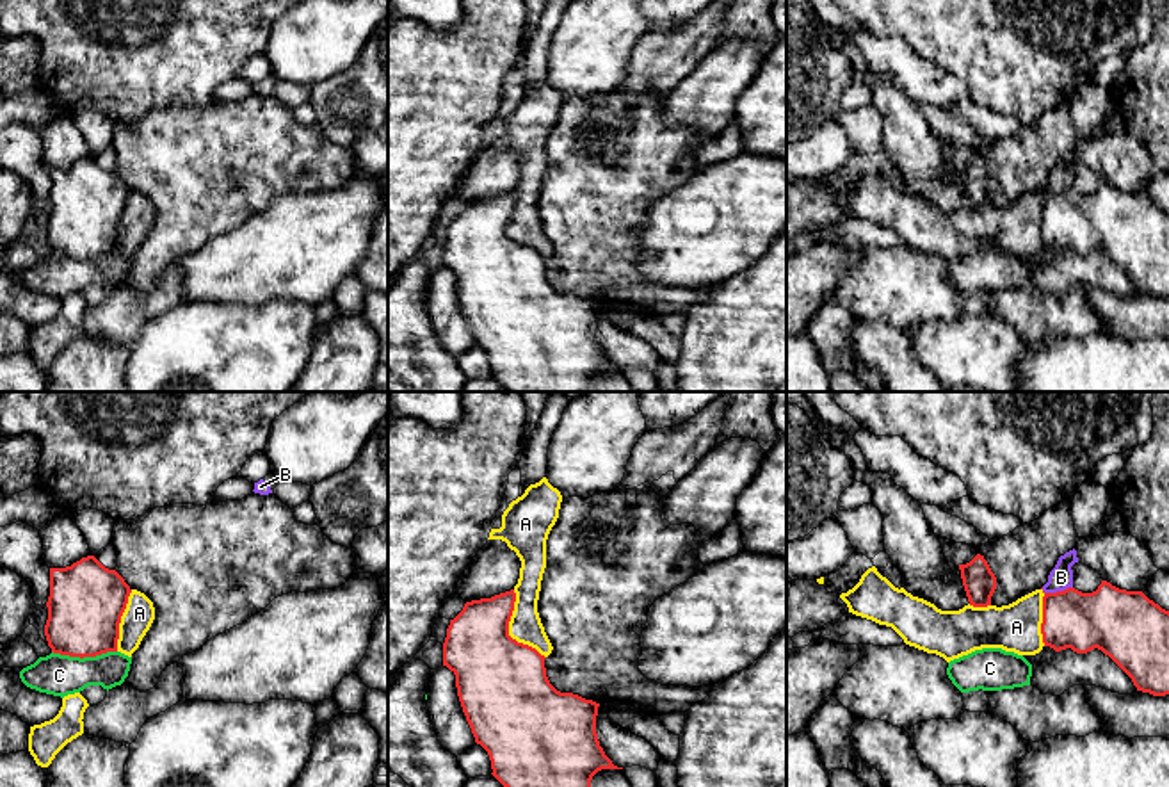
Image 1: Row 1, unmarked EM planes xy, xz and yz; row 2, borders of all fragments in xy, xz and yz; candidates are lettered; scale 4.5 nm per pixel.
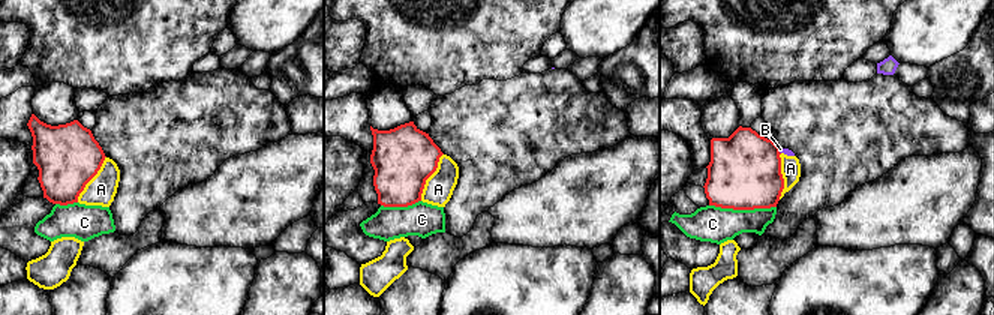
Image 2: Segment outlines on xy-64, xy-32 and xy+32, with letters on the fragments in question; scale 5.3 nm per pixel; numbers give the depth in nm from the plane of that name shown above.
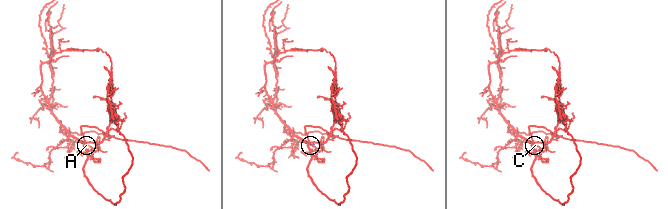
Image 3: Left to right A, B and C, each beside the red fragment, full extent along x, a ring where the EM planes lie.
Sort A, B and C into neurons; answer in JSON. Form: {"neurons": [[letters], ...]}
{"neurons": [["A", "B"], ["C"]]}

